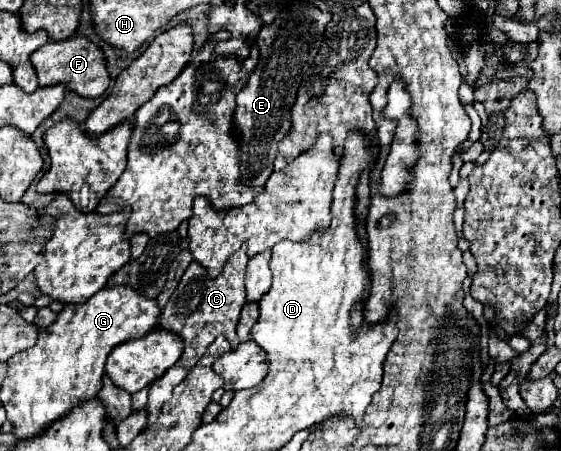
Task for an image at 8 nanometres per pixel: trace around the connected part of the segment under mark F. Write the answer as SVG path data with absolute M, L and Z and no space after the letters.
M74 34L60 42L46 42L30 56L32 66L36 68L40 86L52 86L52 84L66 84L68 90L84 96L84 98L96 98L106 92L110 84L110 74L106 68L106 56L104 52L90 42L82 34Z

